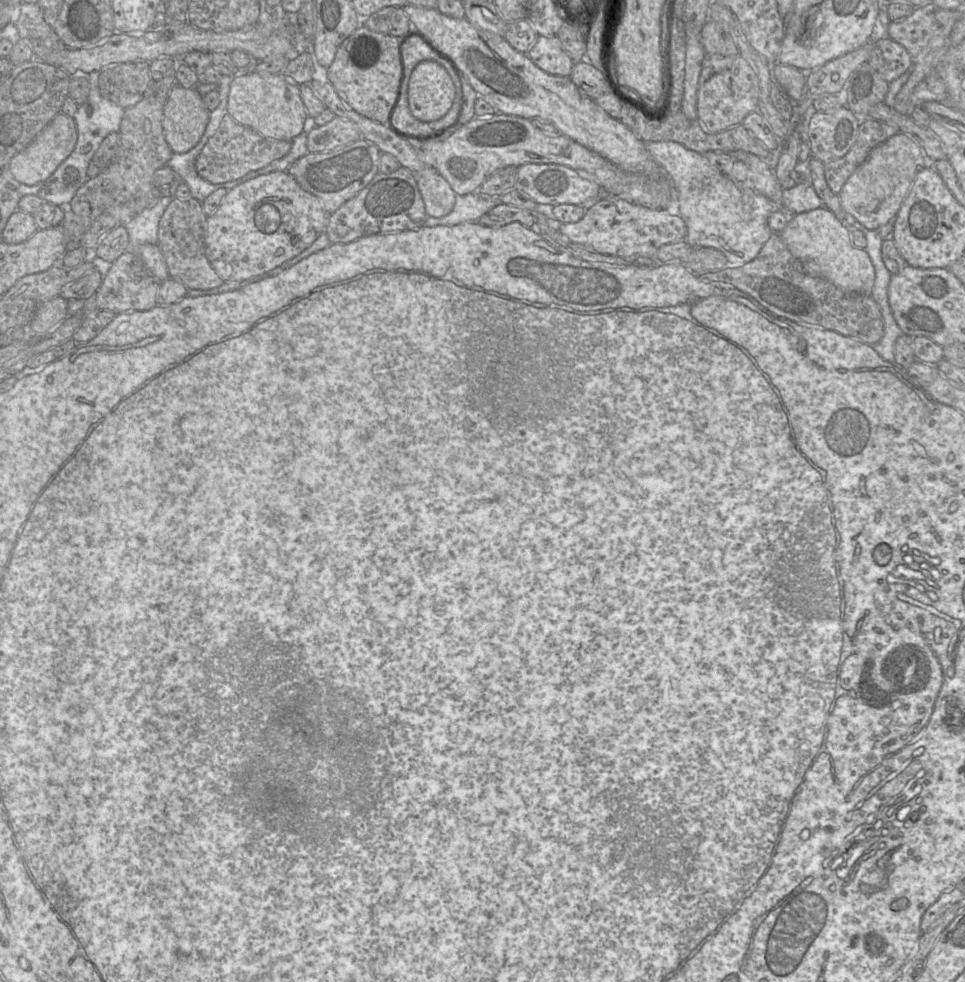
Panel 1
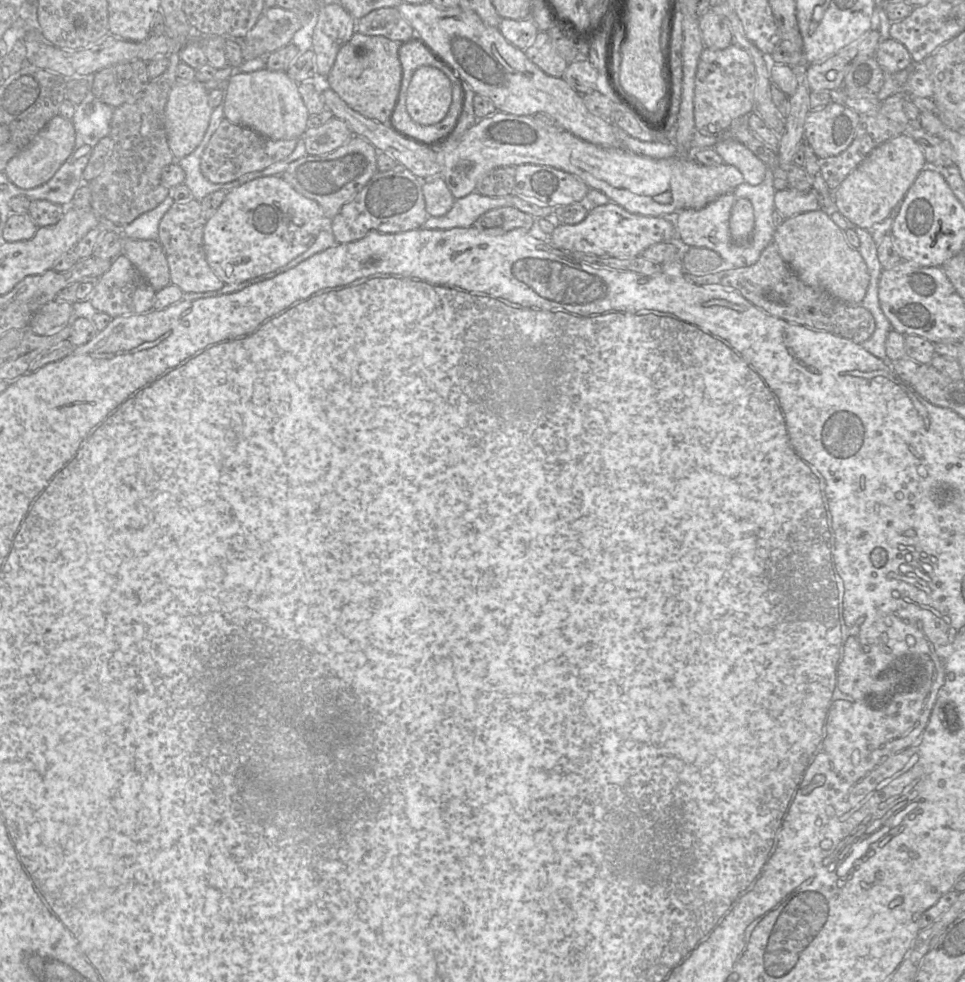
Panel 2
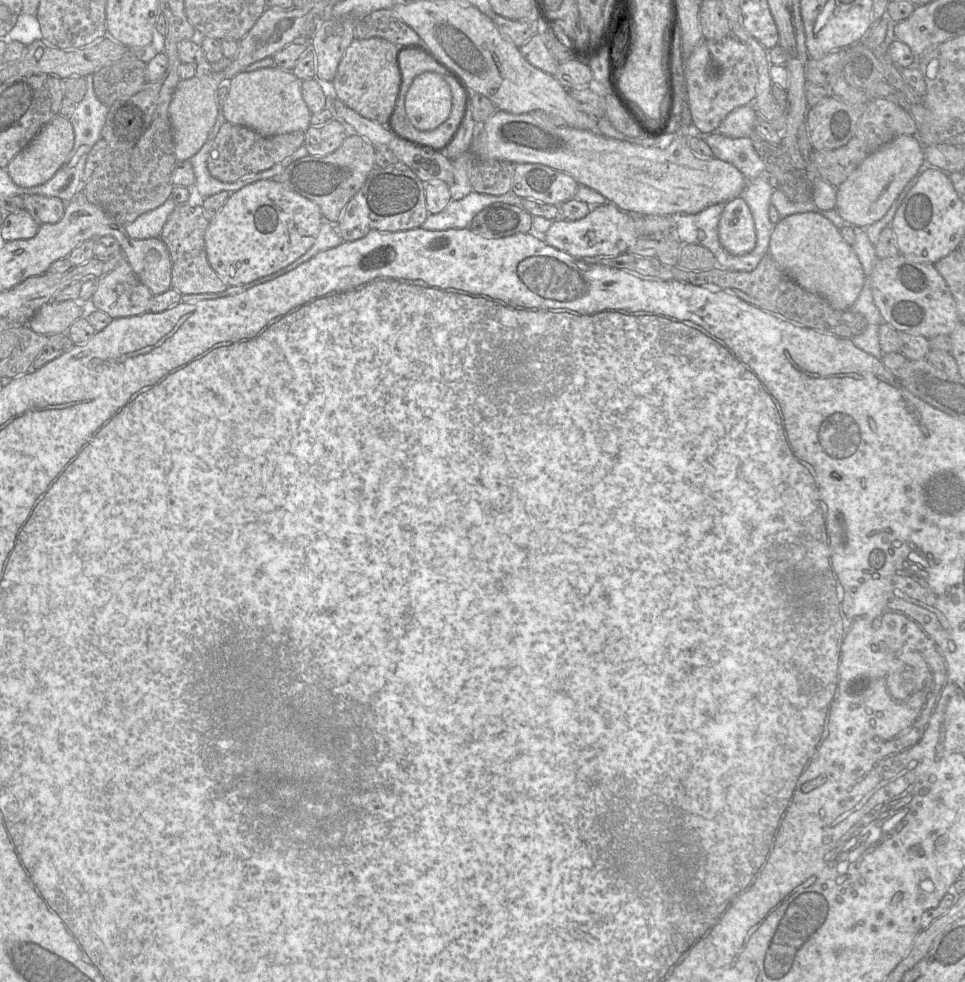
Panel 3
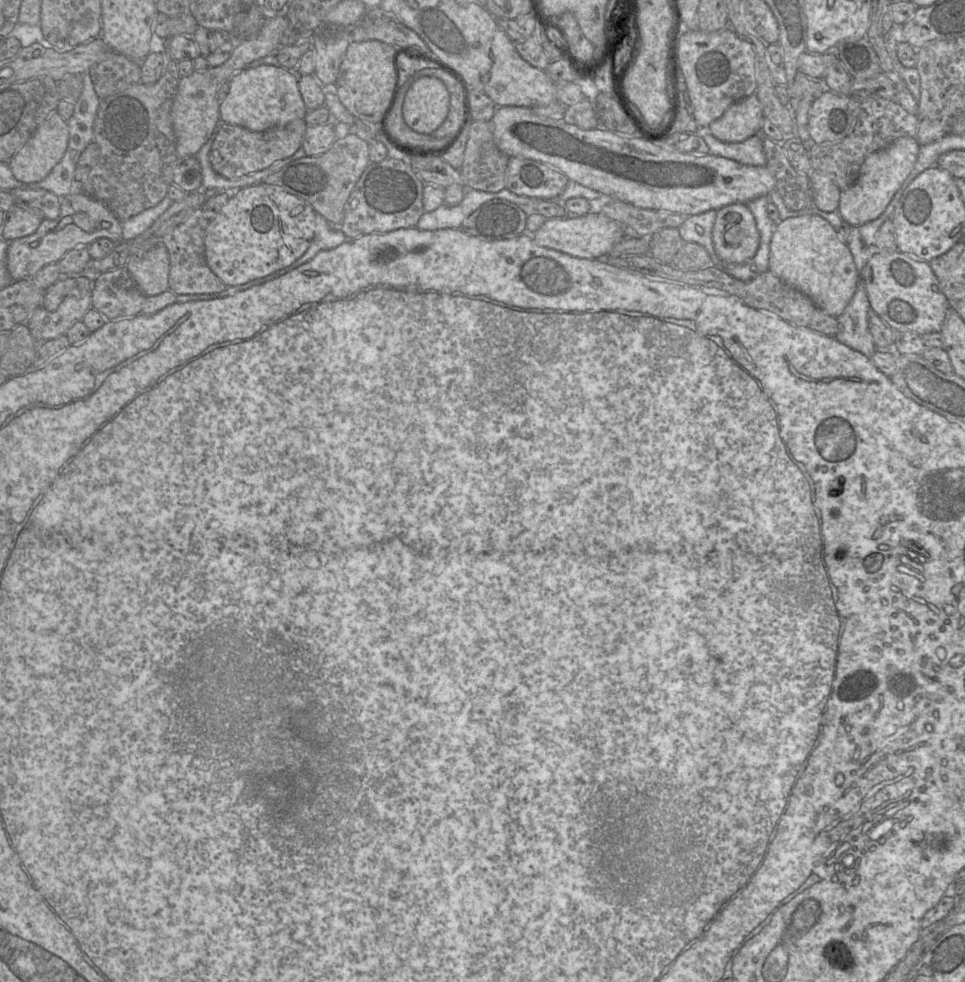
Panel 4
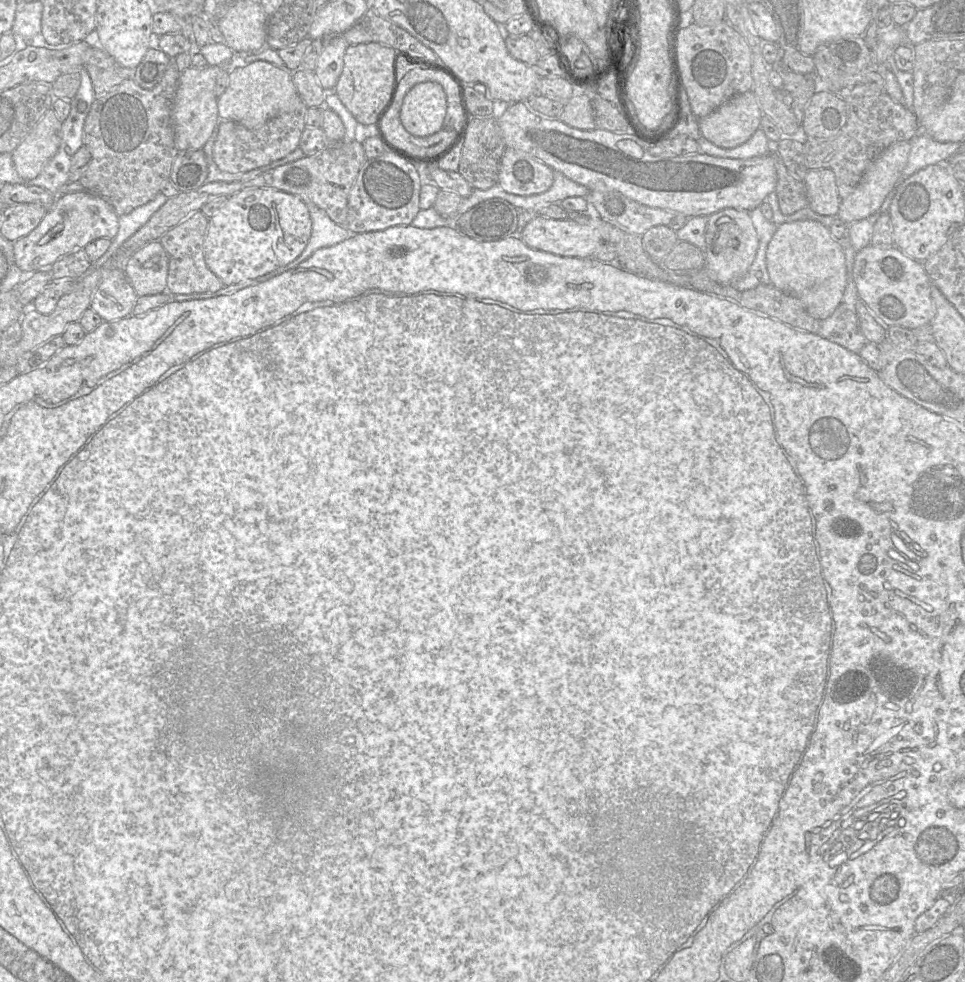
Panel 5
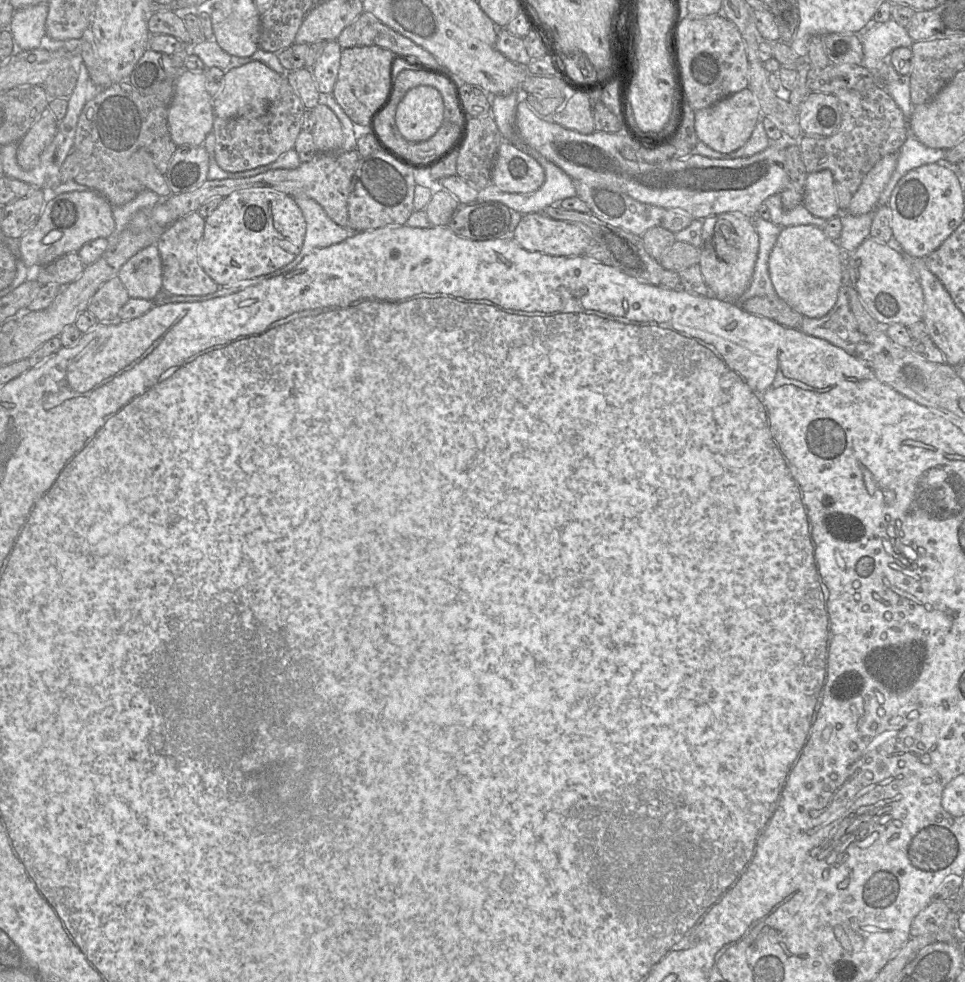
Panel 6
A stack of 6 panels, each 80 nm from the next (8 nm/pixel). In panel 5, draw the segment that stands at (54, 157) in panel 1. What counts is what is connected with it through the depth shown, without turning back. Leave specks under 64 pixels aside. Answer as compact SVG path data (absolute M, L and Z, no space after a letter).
M49 109L32 131L12 152L17 173L25 180L36 178L60 146L62 123Z

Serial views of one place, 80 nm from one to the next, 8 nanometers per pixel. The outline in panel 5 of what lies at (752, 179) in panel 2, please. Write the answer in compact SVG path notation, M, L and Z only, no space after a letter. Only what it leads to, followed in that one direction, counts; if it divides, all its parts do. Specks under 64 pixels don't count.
M759 127L752 137L734 148L721 148L701 136L698 140L700 149L705 154L733 159L748 159L769 154L773 144L769 141L764 131Z

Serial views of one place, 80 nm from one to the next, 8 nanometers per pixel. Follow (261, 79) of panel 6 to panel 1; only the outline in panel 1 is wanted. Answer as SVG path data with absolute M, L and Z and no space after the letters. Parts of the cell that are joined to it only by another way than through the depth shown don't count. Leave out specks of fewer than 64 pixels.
M239 72L230 85L227 113L232 119L260 135L272 139L293 141L303 132L308 116L300 96L299 85L283 74Z

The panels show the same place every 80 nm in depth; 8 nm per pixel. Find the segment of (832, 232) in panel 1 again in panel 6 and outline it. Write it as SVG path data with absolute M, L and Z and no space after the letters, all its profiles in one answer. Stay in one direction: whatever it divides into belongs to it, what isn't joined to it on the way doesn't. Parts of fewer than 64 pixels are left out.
M816 225L786 226L768 260L776 295L804 317L821 318L835 305L842 285L842 249Z

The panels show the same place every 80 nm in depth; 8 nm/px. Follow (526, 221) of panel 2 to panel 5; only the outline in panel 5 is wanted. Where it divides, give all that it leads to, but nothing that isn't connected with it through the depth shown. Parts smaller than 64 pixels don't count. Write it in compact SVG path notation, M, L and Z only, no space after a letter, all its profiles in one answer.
M501 198L485 200L462 215L457 215L456 212L456 215L445 218L452 218L450 228L477 241L496 241L517 235L518 209Z

